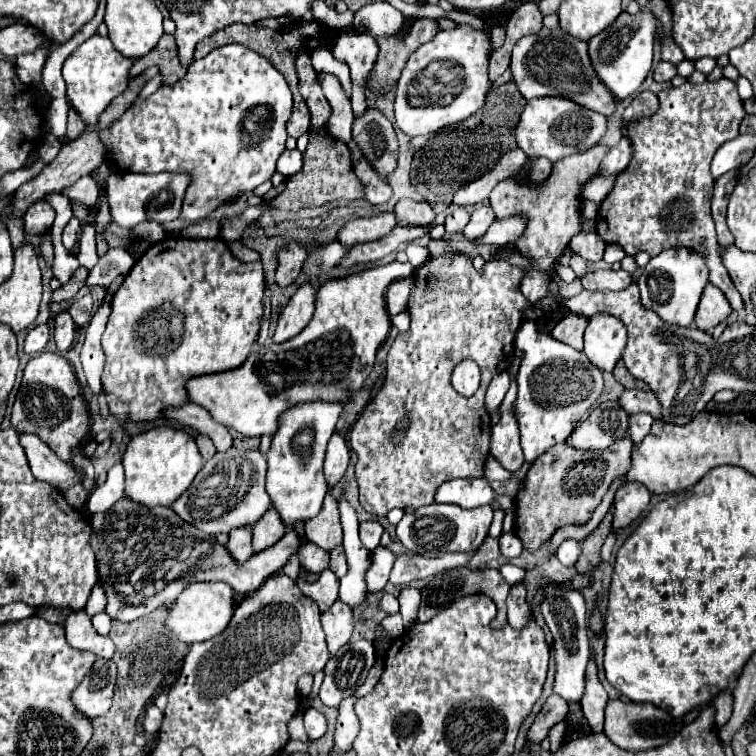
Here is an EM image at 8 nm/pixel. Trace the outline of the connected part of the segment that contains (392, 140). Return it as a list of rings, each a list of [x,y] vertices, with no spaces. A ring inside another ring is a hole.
[[[377,107],[365,109],[365,113],[353,121],[353,141],[373,163],[379,175],[387,177],[395,171],[399,155],[397,133],[393,123]]]

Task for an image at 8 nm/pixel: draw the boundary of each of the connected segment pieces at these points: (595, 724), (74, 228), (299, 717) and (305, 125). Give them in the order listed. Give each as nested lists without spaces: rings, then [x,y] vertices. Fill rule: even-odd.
[[[591,655],[587,673],[585,673],[585,695],[581,699],[581,709],[585,719],[589,721],[593,733],[603,731],[603,719],[605,719],[605,705],[607,705],[607,691],[599,683],[597,677],[597,665]]]
[[[71,217],[71,221],[63,229],[63,245],[67,251],[73,251],[77,241],[79,241],[79,231],[81,231],[81,221],[77,217]]]
[[[297,711],[291,717],[291,721],[289,721],[289,735],[291,735],[291,739],[307,741],[307,735],[305,735],[305,729],[303,729],[303,711]]]
[[[297,95],[297,99],[293,99],[293,115],[291,115],[289,123],[287,123],[287,133],[291,137],[295,137],[295,139],[301,137],[309,129],[309,119],[311,119],[309,109],[307,109],[303,97]]]

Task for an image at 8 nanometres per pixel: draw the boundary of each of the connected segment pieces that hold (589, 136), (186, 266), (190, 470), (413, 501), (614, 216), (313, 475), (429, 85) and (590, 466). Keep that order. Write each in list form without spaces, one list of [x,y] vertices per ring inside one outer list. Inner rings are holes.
[[[539,97],[531,99],[521,113],[521,121],[515,131],[517,145],[531,157],[547,157],[557,163],[569,155],[583,153],[599,143],[607,131],[607,117],[591,109],[583,109],[577,103],[563,97]]]
[[[165,237],[159,243],[153,243],[143,257],[137,259],[129,275],[125,277],[123,285],[119,291],[113,295],[111,301],[111,317],[107,323],[107,329],[101,337],[101,347],[105,353],[105,367],[103,367],[103,391],[109,403],[109,411],[113,417],[117,417],[121,423],[143,423],[143,421],[161,421],[165,417],[167,407],[181,407],[189,401],[187,395],[187,381],[193,377],[209,375],[209,373],[223,373],[227,369],[237,369],[245,363],[245,359],[251,355],[255,339],[259,335],[259,323],[263,319],[263,289],[265,289],[265,279],[263,279],[263,267],[261,261],[255,263],[243,263],[231,255],[227,245],[219,239],[185,239],[185,237]]]
[[[153,427],[151,431],[135,435],[127,443],[123,455],[125,467],[125,497],[143,503],[145,507],[171,507],[183,491],[193,483],[195,475],[203,467],[203,459],[195,445],[195,439],[185,431],[171,427]]]
[[[449,251],[429,257],[415,269],[415,285],[409,295],[407,311],[411,325],[405,333],[399,333],[387,355],[387,377],[373,401],[365,407],[349,433],[349,443],[357,453],[357,483],[361,507],[377,517],[385,517],[391,509],[417,509],[435,503],[435,491],[441,483],[457,477],[483,477],[483,465],[489,457],[489,433],[491,417],[485,409],[485,391],[493,375],[511,367],[515,333],[519,331],[523,311],[541,309],[549,313],[561,297],[549,293],[535,307],[523,299],[519,291],[521,267],[507,261],[487,261],[483,271],[477,271],[471,257],[465,251]],[[463,359],[473,359],[481,367],[481,387],[473,397],[463,397],[451,387],[451,371]]]
[[[721,77],[719,81],[685,83],[681,87],[669,87],[659,93],[659,109],[643,119],[621,125],[623,135],[631,141],[633,157],[623,173],[617,175],[613,191],[605,197],[597,215],[597,233],[605,243],[617,243],[627,255],[647,251],[651,257],[659,255],[667,247],[691,247],[705,255],[709,267],[709,281],[719,287],[729,299],[735,311],[743,309],[739,291],[733,287],[727,269],[723,267],[723,257],[715,237],[715,223],[711,217],[709,201],[713,195],[713,177],[709,173],[709,163],[715,151],[729,139],[739,135],[739,123],[745,117],[743,101],[735,91],[735,81]]]
[[[299,403],[297,407],[285,411],[279,419],[279,429],[273,435],[271,449],[267,451],[267,493],[273,501],[285,527],[293,527],[299,521],[309,521],[319,515],[323,507],[323,497],[327,493],[327,483],[323,477],[323,457],[327,443],[335,431],[335,423],[343,411],[345,403]]]
[[[469,25],[439,31],[435,39],[409,57],[397,81],[395,123],[409,137],[437,133],[477,113],[485,105],[491,87],[487,35]]]
[[[631,437],[615,441],[603,451],[595,451],[595,457],[587,457],[577,463],[577,449],[567,443],[559,443],[535,459],[525,475],[525,489],[517,493],[515,503],[515,533],[523,541],[527,551],[539,549],[551,535],[567,523],[585,523],[595,507],[601,503],[613,479],[625,475],[631,467]]]

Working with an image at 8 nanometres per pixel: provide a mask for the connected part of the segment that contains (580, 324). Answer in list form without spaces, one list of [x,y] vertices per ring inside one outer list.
[[[569,313],[565,319],[561,319],[555,329],[551,331],[551,335],[561,341],[561,343],[567,343],[571,345],[573,349],[581,351],[583,349],[583,331],[587,327],[587,319],[585,317],[579,317],[579,315],[573,315]]]

